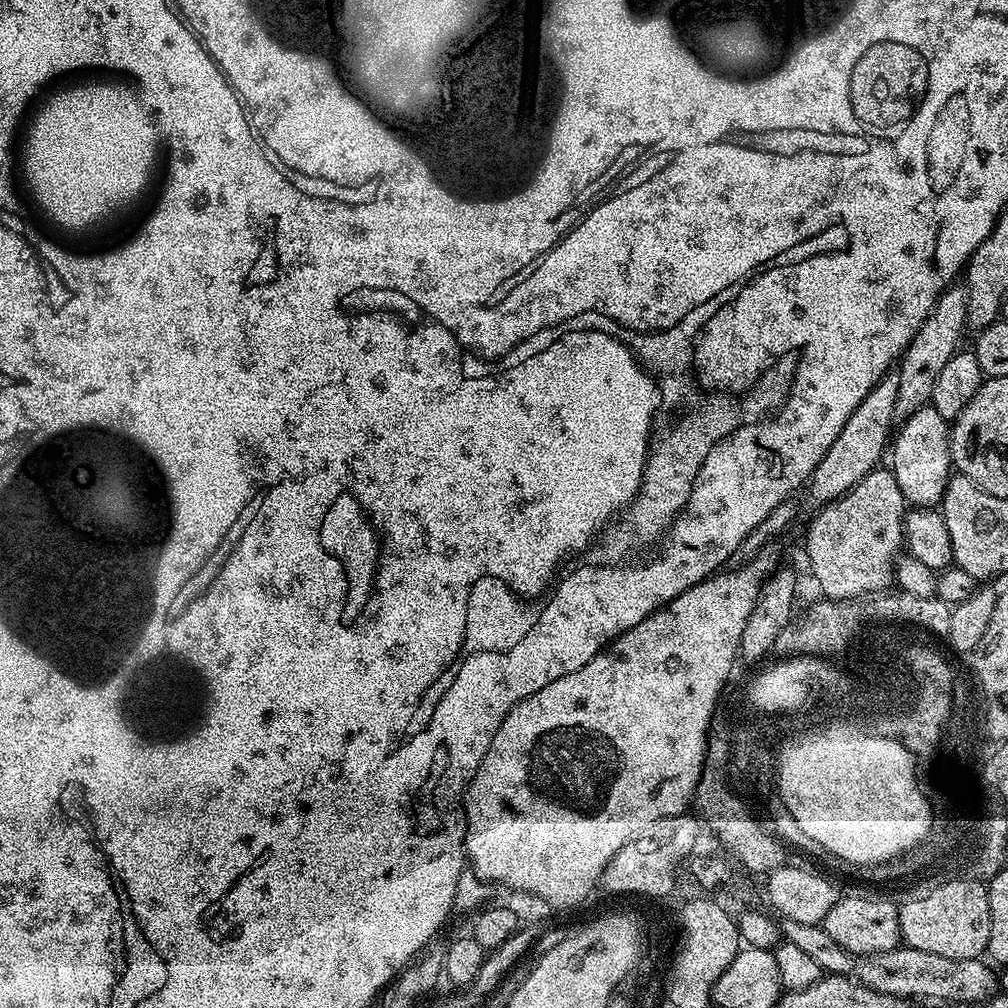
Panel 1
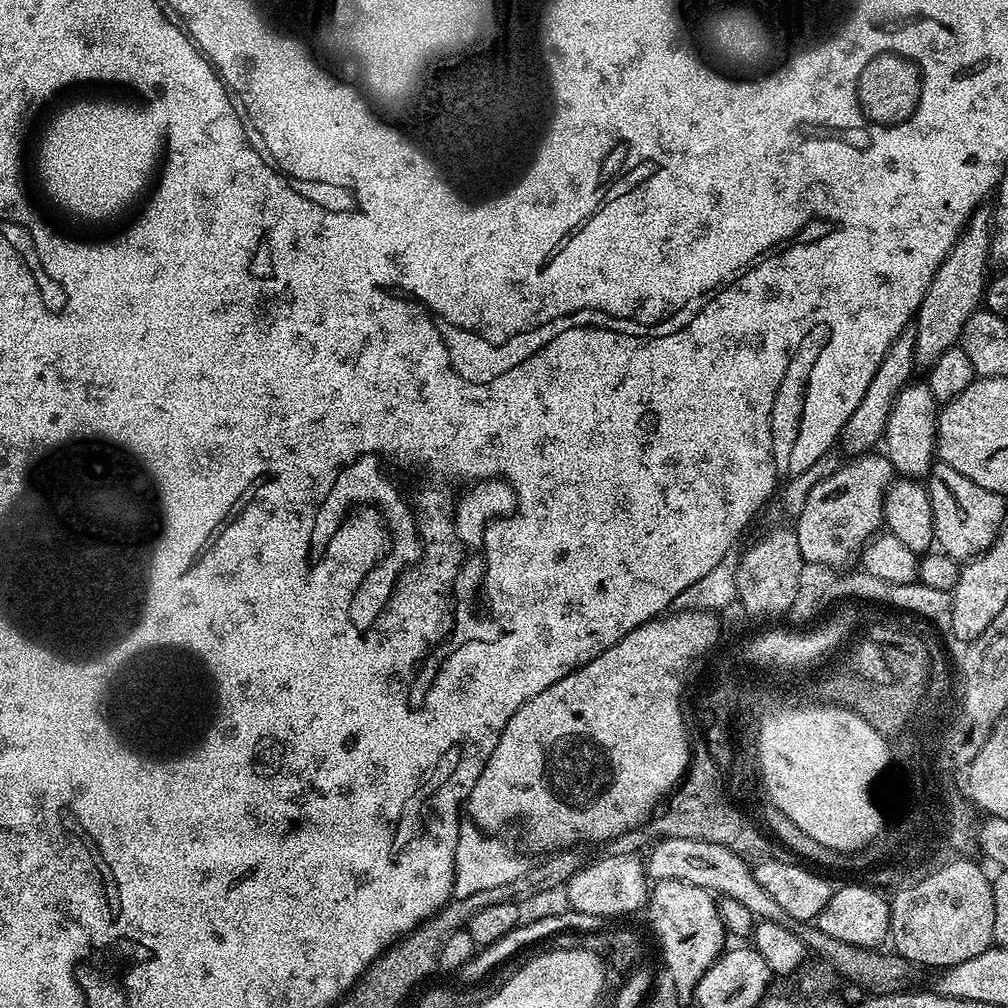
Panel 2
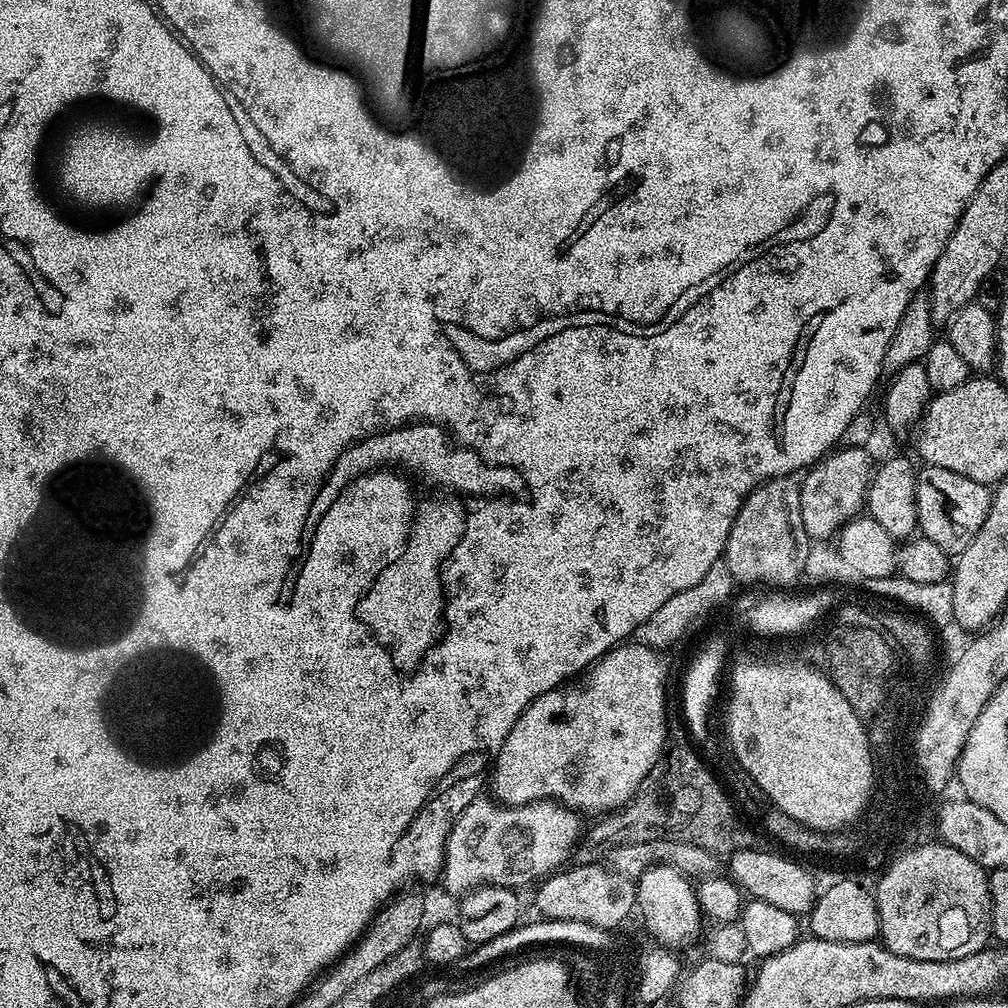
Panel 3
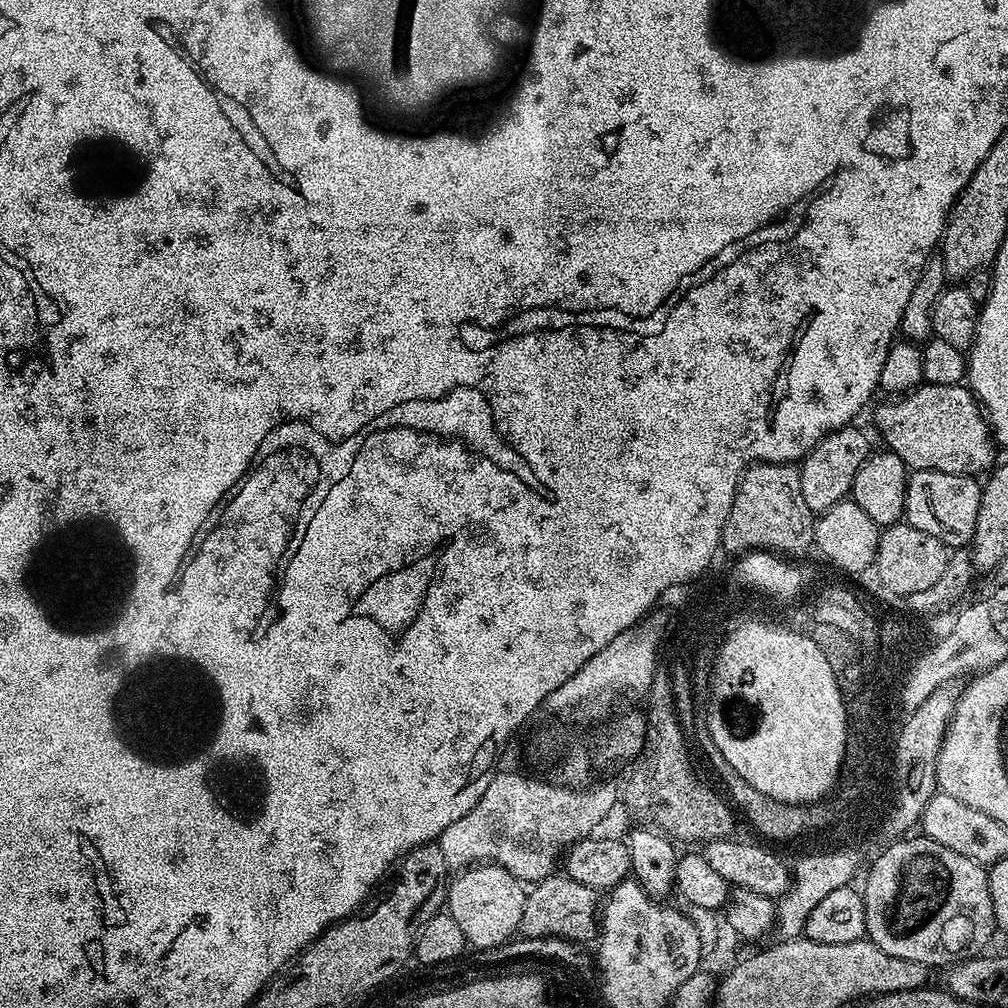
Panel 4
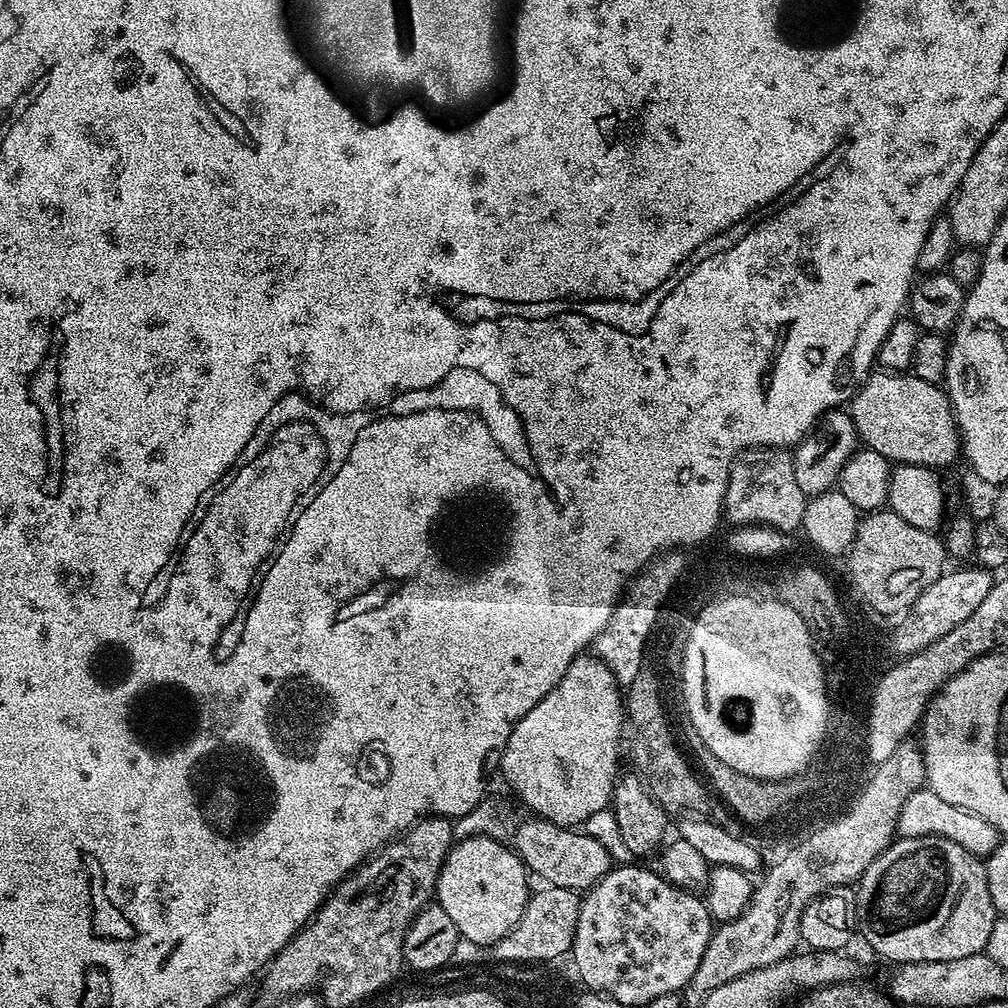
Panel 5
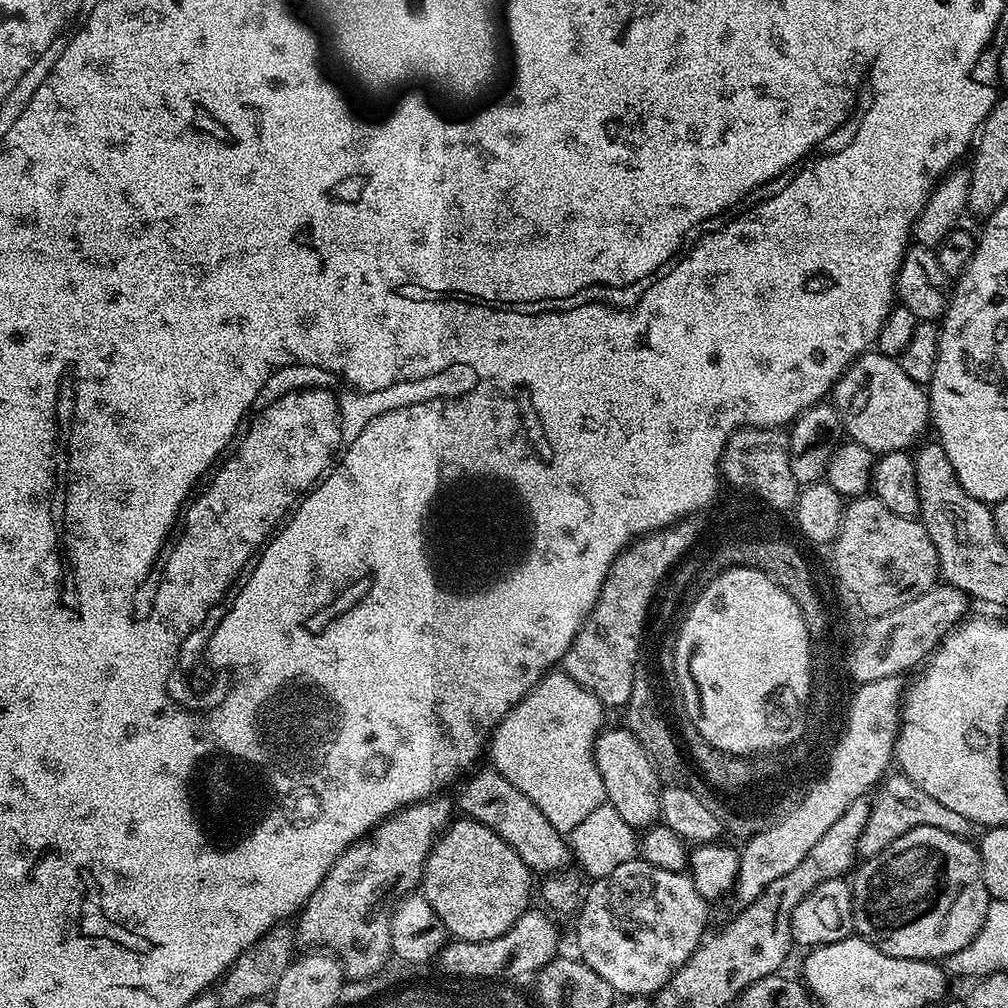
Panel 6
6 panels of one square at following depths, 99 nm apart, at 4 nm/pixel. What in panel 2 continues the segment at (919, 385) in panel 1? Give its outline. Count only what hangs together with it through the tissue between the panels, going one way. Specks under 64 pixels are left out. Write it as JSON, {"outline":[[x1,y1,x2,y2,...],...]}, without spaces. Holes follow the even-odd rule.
{"outline":[[981,206,972,213,963,232,938,266,920,308,914,317,916,330,916,362,931,366,946,350,957,347,966,322,981,307,984,286,989,279,988,264,992,255,992,212]]}

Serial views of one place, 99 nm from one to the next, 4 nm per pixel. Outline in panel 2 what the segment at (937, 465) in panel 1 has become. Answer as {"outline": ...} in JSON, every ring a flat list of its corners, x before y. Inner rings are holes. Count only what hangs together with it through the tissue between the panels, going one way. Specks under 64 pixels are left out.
{"outline":[[909,382,892,401,890,418,882,437,882,452,893,469,904,478,924,478,931,470,936,456,936,418,938,402,930,394,927,383]]}

